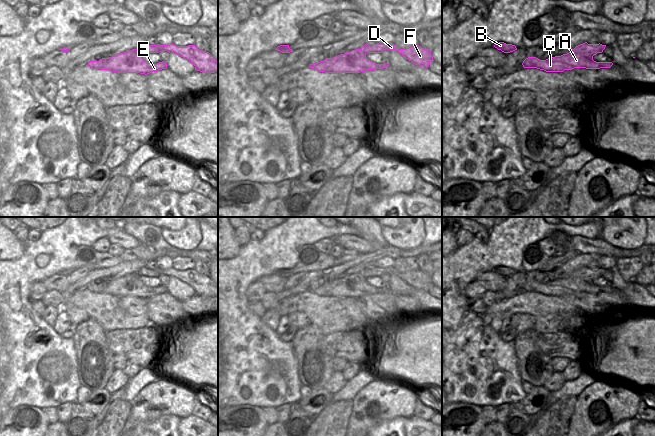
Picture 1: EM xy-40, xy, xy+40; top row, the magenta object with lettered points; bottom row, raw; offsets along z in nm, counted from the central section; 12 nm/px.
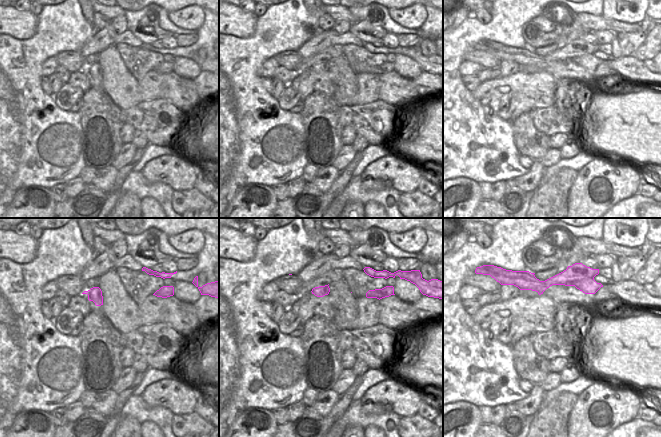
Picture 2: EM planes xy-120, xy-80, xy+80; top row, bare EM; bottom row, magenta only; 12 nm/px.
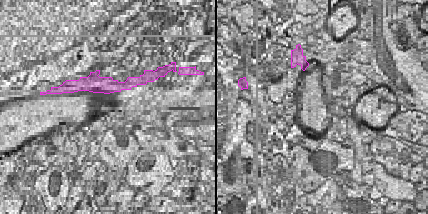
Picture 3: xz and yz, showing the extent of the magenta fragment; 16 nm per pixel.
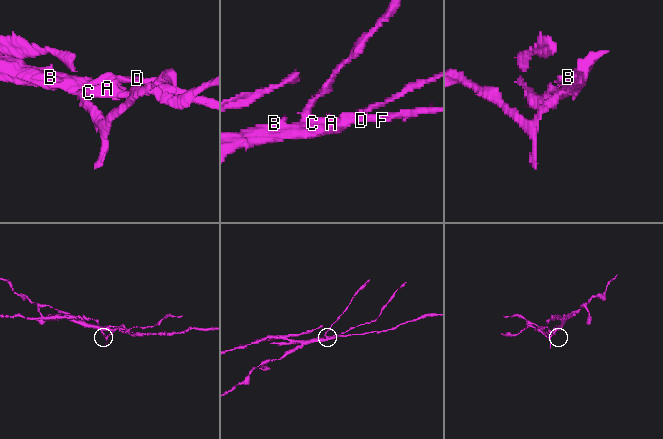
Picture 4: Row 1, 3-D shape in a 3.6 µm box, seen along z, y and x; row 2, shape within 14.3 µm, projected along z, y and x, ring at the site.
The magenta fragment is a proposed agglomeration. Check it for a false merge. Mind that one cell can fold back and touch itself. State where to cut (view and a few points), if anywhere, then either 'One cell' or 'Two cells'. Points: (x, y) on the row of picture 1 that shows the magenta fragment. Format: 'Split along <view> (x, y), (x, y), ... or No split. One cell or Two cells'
Split along xy+40 (583, 43), (585, 48), (581, 54), (591, 60). Two cells.

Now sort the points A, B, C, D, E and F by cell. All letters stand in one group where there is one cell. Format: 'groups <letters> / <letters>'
groups A B C E / D F

